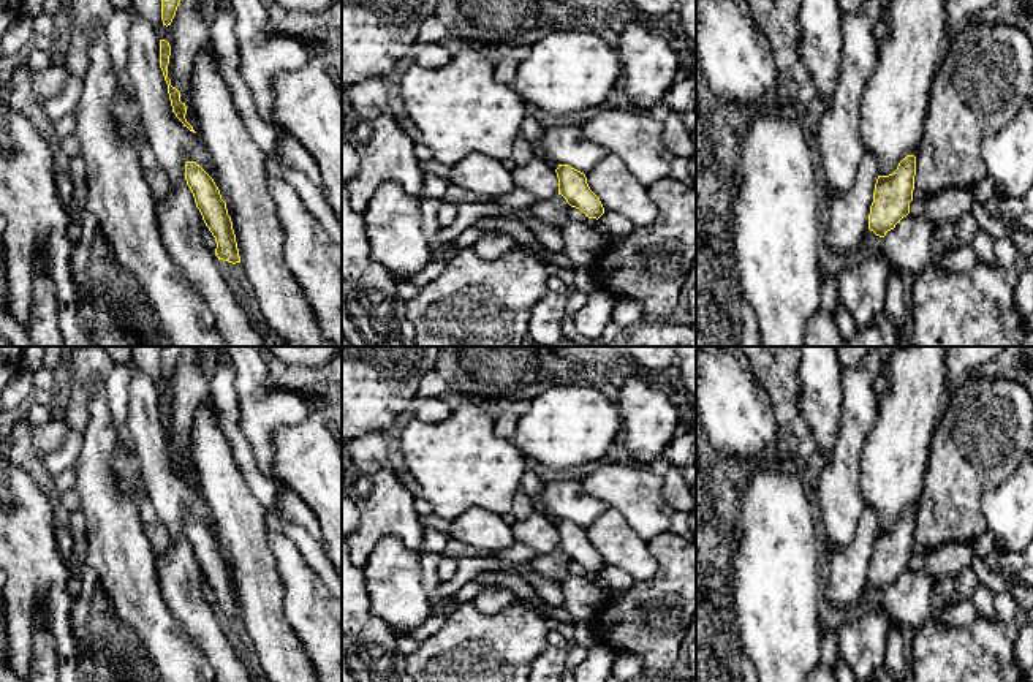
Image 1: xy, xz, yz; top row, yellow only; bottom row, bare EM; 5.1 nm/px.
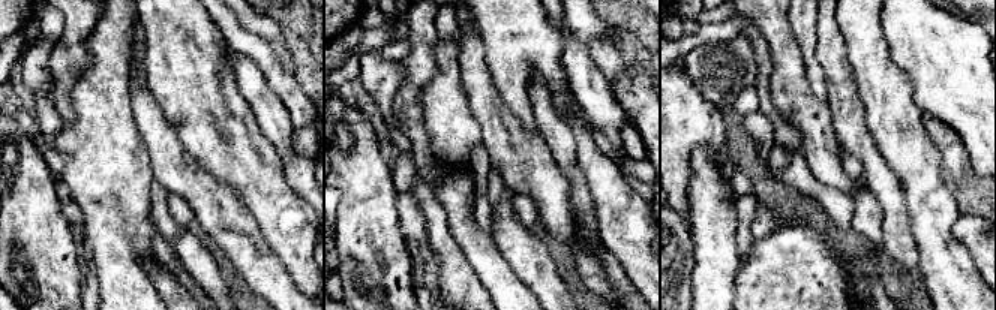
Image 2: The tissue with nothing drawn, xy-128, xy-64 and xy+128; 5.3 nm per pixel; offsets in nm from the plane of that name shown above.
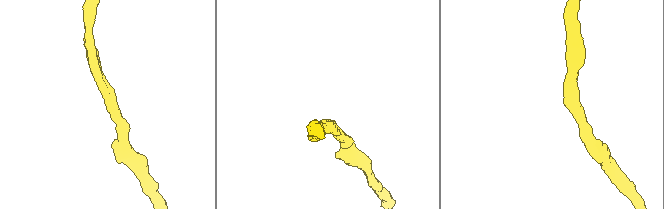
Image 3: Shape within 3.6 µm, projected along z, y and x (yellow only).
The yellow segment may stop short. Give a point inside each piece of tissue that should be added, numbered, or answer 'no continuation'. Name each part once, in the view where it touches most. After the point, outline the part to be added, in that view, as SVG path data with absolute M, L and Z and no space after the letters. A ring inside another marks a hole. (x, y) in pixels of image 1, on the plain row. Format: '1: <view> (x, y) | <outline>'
no continuation

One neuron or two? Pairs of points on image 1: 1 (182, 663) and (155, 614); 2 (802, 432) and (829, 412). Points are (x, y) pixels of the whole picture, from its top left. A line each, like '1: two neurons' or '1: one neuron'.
1: one neuron
2: two neurons

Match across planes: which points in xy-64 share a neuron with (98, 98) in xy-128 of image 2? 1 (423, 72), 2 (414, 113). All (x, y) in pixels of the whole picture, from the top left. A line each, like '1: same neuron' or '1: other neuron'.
1: other neuron
2: other neuron

